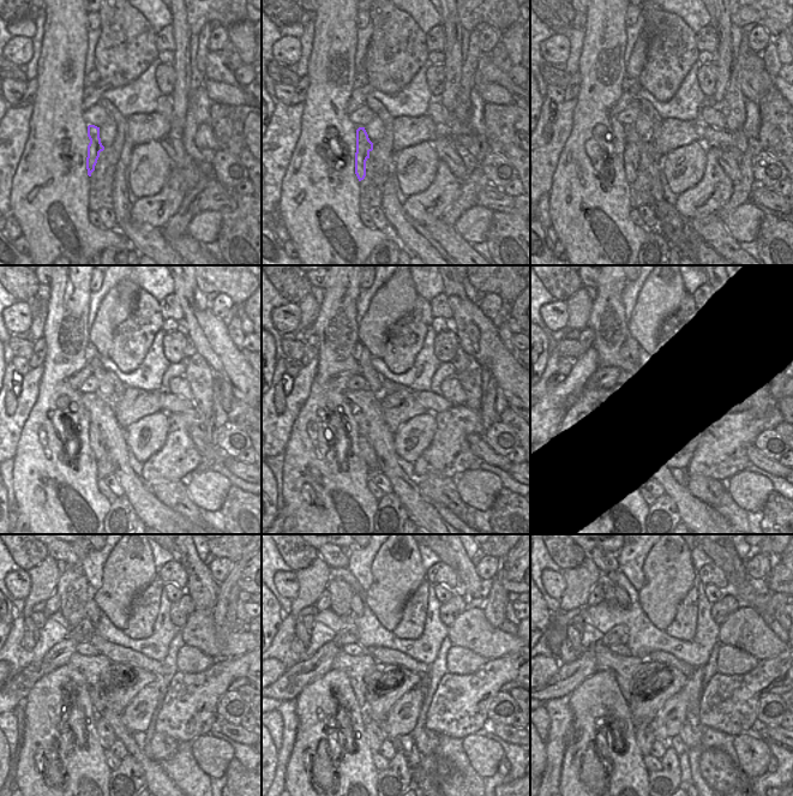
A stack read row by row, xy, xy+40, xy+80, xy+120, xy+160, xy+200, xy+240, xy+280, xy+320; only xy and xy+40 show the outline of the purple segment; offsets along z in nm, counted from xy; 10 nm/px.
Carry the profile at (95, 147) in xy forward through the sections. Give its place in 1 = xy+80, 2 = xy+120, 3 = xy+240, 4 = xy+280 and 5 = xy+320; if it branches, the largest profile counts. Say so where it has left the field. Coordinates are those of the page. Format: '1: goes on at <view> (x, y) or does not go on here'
1: goes on at xy+80 (631, 154)
2: goes on at xy+120 (98, 449)
3: goes on at xy+240 (107, 735)
4: goes on at xy+280 (374, 734)
5: goes on at xy+320 (643, 734)

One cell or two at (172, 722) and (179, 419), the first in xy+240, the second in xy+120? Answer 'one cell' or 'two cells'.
one cell

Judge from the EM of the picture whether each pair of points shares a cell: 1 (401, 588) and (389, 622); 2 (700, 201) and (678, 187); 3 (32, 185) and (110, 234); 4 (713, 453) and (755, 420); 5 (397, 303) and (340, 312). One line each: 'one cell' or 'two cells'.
1: one cell
2: two cells
3: one cell
4: one cell
5: one cell

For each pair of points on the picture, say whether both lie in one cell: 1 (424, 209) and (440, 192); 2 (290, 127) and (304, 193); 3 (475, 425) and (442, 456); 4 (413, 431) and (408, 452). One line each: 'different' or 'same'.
1: same
2: different
3: same
4: same

